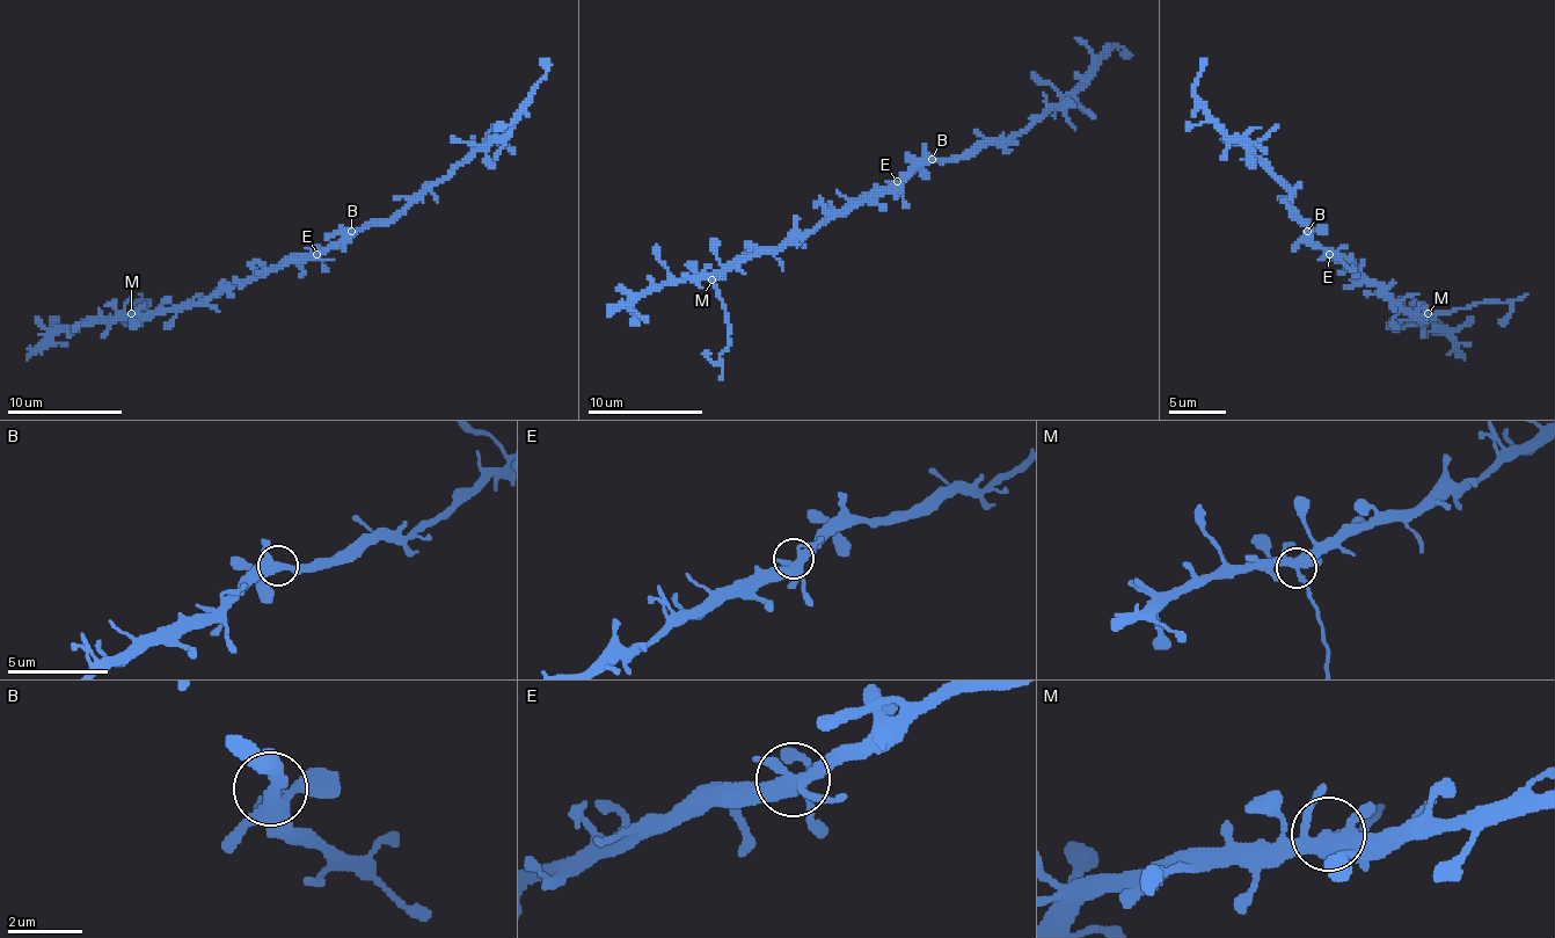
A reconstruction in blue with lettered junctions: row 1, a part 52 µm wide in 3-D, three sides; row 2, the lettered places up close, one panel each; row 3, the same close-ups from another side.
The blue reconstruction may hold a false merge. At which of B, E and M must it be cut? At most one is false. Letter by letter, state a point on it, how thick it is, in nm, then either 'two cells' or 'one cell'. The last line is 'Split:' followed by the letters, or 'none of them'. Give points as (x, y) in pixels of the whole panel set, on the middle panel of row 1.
B: (932, 159) | 360 nm | one cell
E: (897, 181) | 400 nm | one cell
M: (712, 280) | 400 nm | two cells
Split: M

